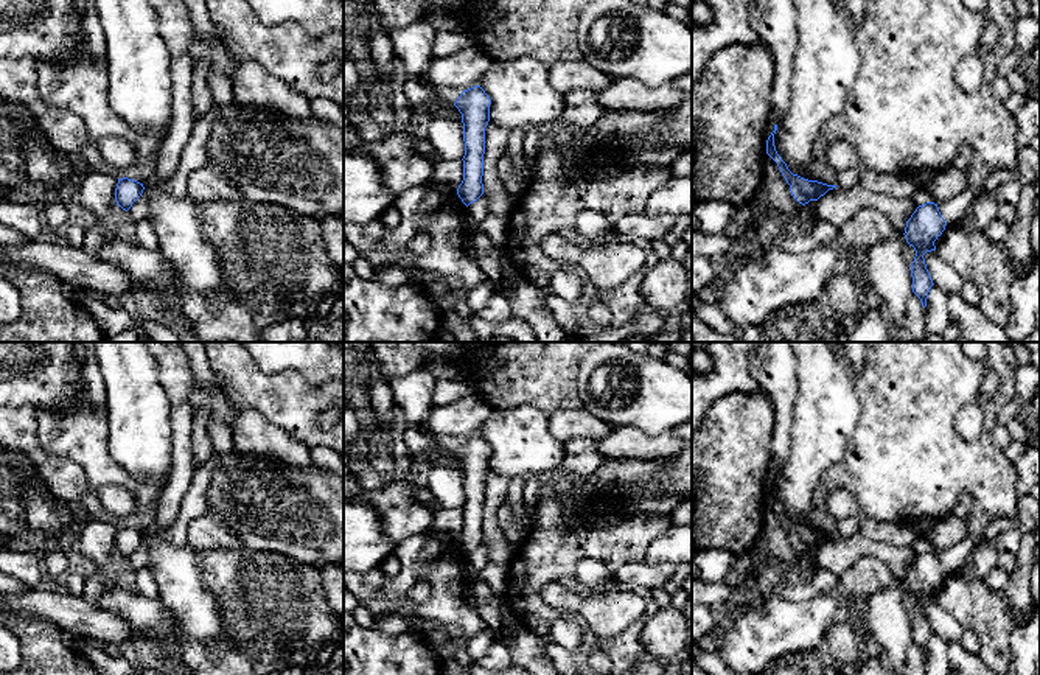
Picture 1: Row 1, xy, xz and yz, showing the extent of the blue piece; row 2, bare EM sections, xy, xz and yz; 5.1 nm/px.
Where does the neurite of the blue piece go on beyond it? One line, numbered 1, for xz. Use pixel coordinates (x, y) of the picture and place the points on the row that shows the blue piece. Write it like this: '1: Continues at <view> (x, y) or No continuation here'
1: No continuation here

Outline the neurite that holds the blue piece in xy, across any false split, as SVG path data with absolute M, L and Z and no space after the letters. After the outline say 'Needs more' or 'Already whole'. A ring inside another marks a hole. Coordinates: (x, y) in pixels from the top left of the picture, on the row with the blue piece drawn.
M127 177L118 179L115 188L117 205L127 212L132 207L132 204L141 196L143 190L143 184L137 180Z. Already whole

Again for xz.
M480 86L463 90L454 106L462 114L463 123L463 180L457 194L468 207L483 194L483 154L485 154L485 128L490 121L491 100Z. Already whole

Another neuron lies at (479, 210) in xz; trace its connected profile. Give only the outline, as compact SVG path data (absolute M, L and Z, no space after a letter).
M482 194L476 202L468 205L468 212L473 219L479 224L490 215L490 199Z

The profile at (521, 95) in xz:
M529 56L493 61L479 86L490 96L490 121L505 129L535 129L558 120L564 95L547 81L549 65Z

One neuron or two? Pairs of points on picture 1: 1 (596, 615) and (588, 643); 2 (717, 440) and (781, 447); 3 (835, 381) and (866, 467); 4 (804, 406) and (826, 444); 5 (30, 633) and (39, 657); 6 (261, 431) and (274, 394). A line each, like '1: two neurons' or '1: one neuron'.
1: two neurons
2: two neurons
3: two neurons
4: one neuron
5: one neuron
6: two neurons

